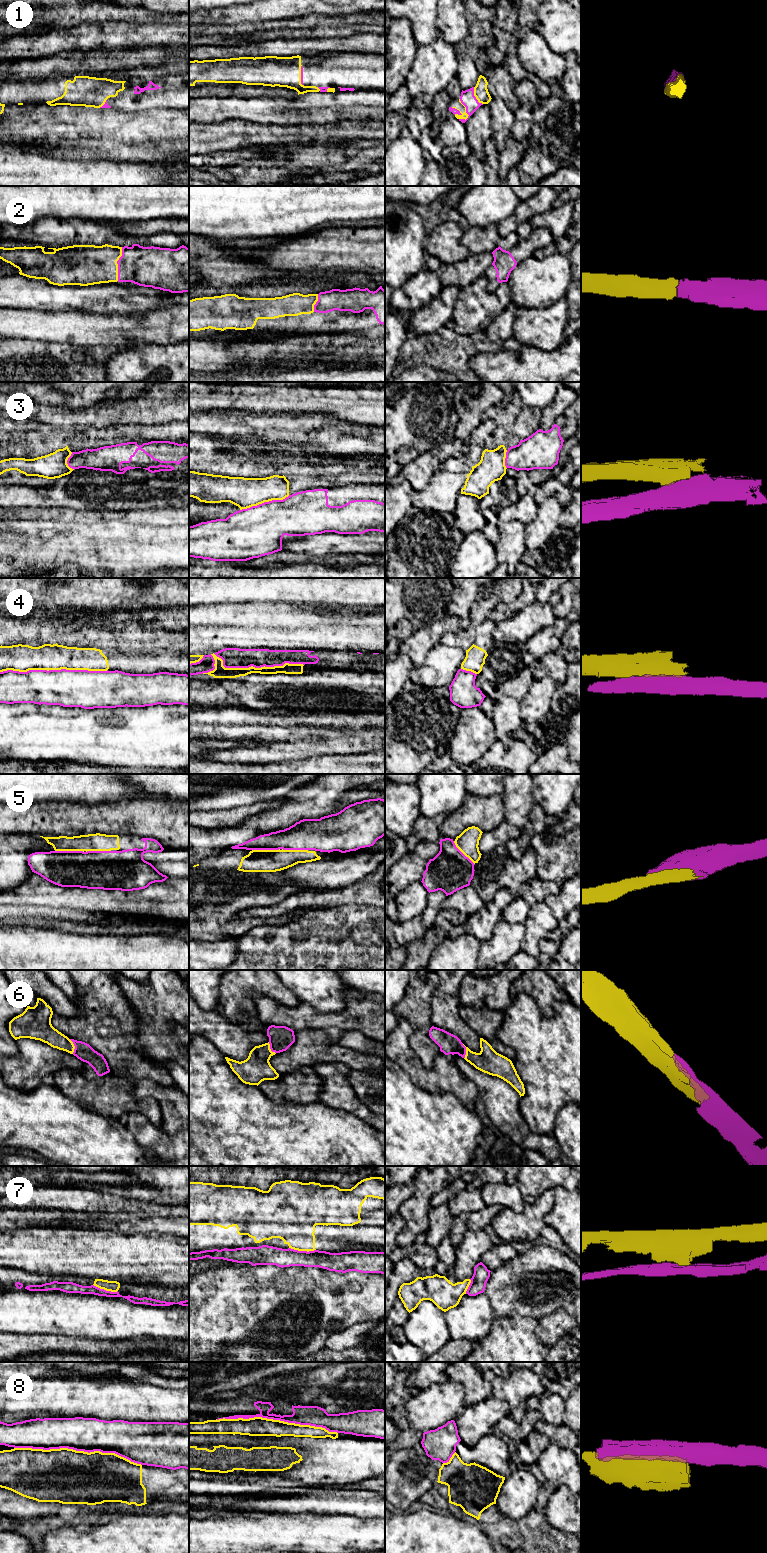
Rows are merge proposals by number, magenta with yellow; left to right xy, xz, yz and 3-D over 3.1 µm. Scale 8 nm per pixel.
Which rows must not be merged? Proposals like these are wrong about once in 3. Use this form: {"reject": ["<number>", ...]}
{"reject": ["3", "4", "7", "8"]}

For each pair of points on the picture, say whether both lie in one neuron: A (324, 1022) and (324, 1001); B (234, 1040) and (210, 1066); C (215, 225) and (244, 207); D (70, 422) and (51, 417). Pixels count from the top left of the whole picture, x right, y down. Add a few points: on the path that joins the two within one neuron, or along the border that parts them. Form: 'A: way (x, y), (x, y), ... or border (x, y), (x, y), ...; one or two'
A: border (303, 1002), (324, 1013), (340, 1012), (345, 1008); two
B: border (203, 1038), (210, 1041), (225, 1056); two
C: way (222, 218), (233, 207), (237, 207); one
D: way (65, 417), (56, 417); one

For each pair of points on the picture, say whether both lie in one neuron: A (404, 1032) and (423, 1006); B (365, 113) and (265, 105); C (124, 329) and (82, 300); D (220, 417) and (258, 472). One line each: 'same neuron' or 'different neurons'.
A: different neurons
B: same neuron
C: different neurons
D: different neurons

